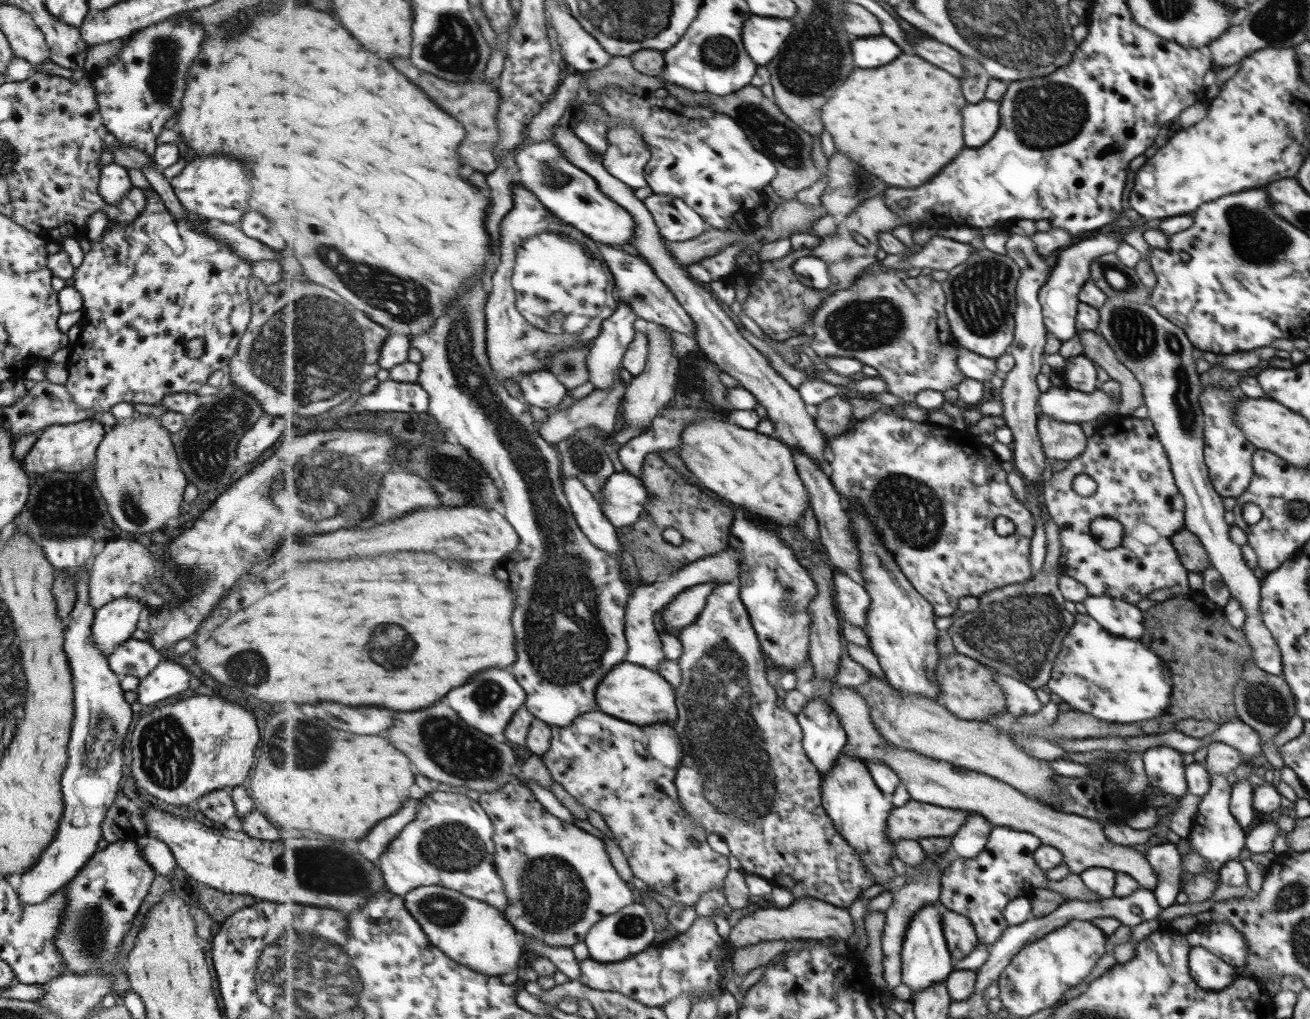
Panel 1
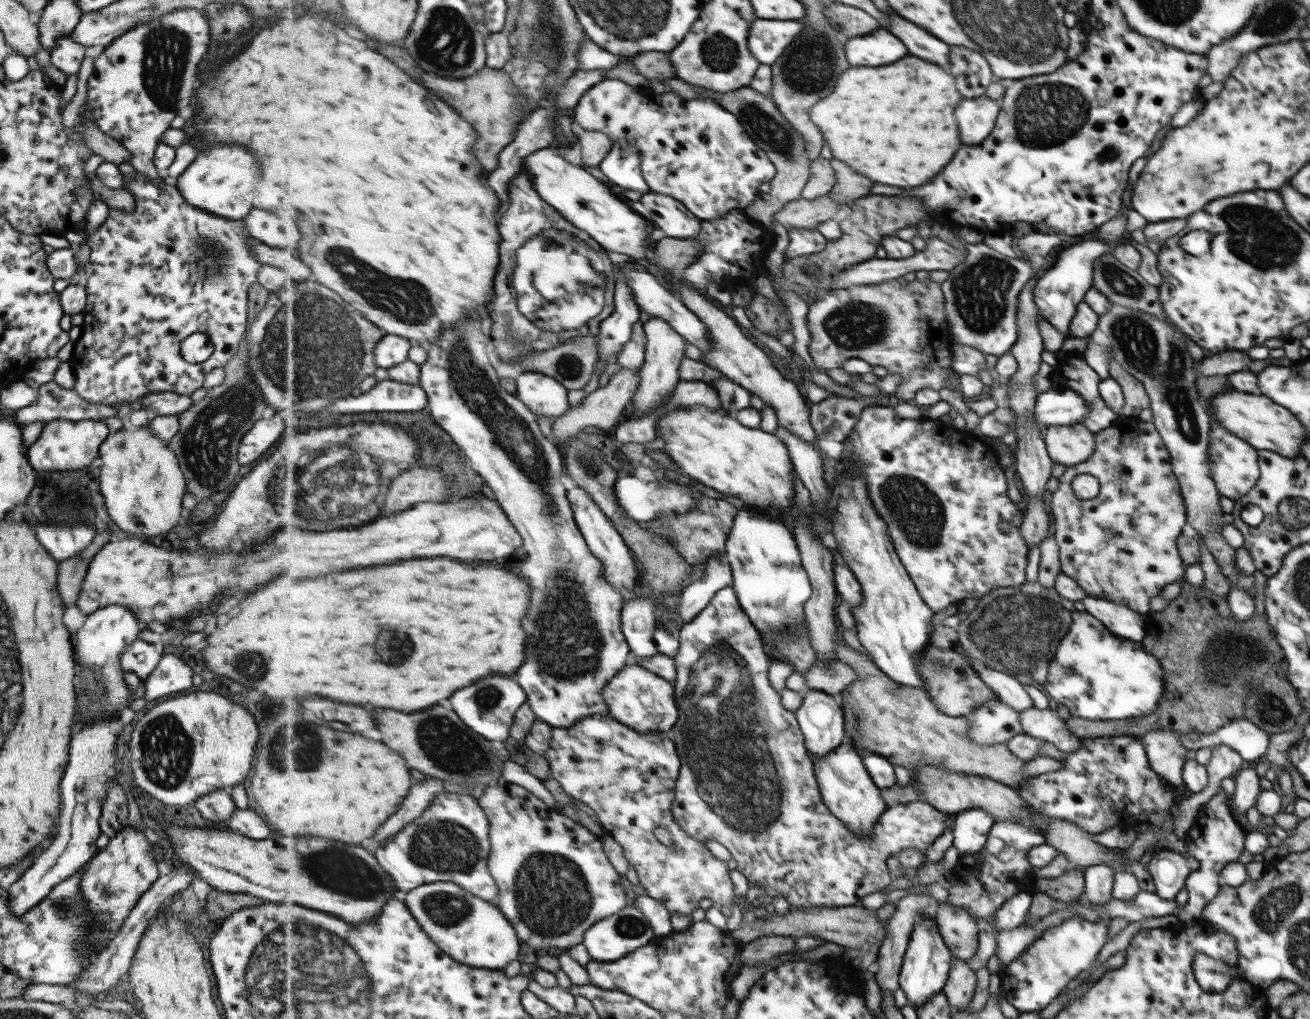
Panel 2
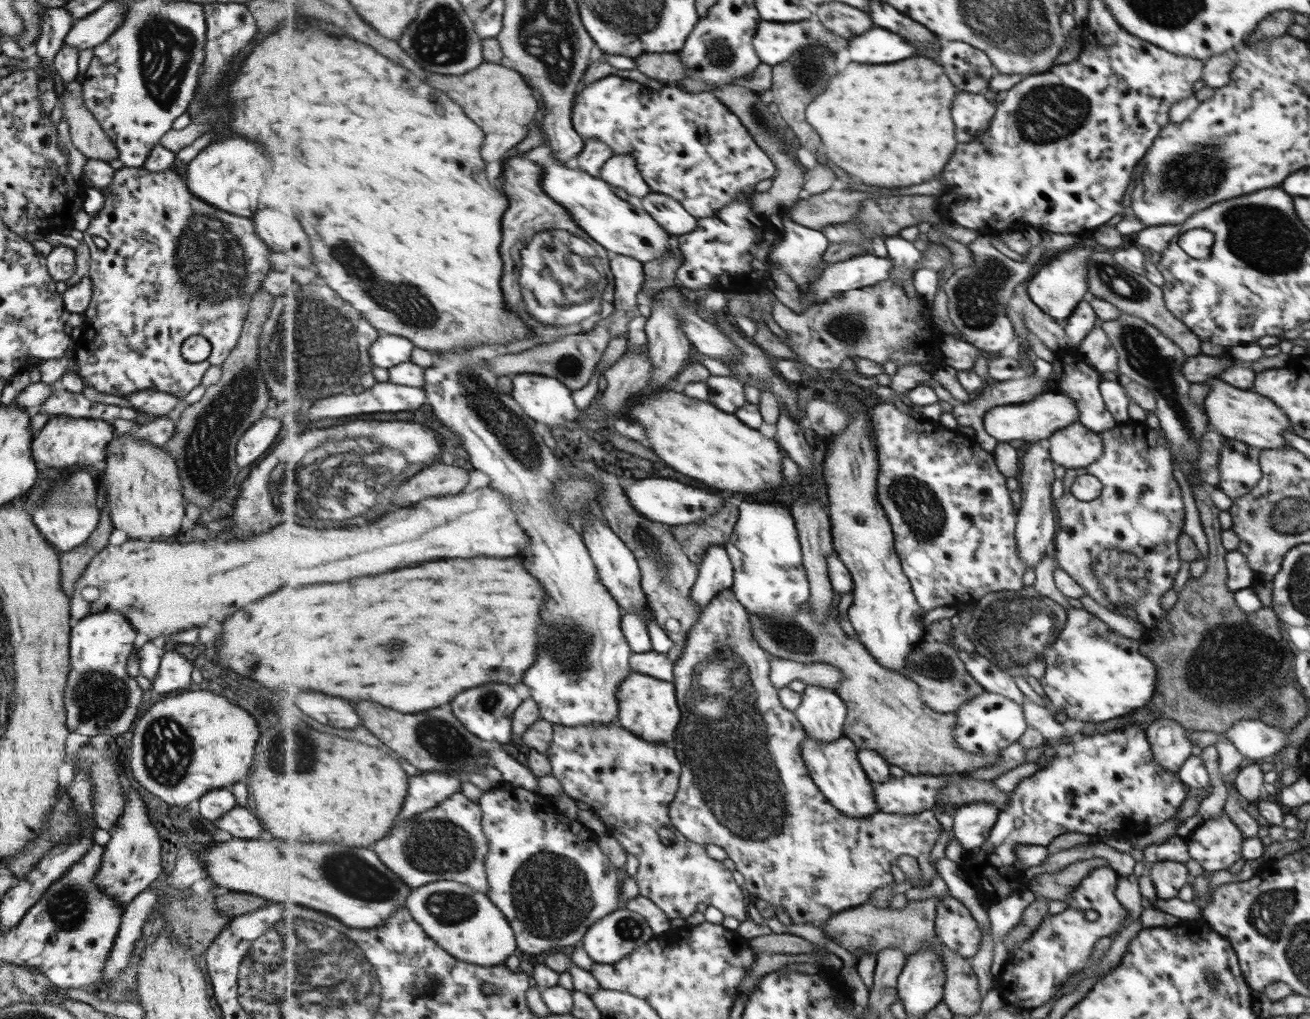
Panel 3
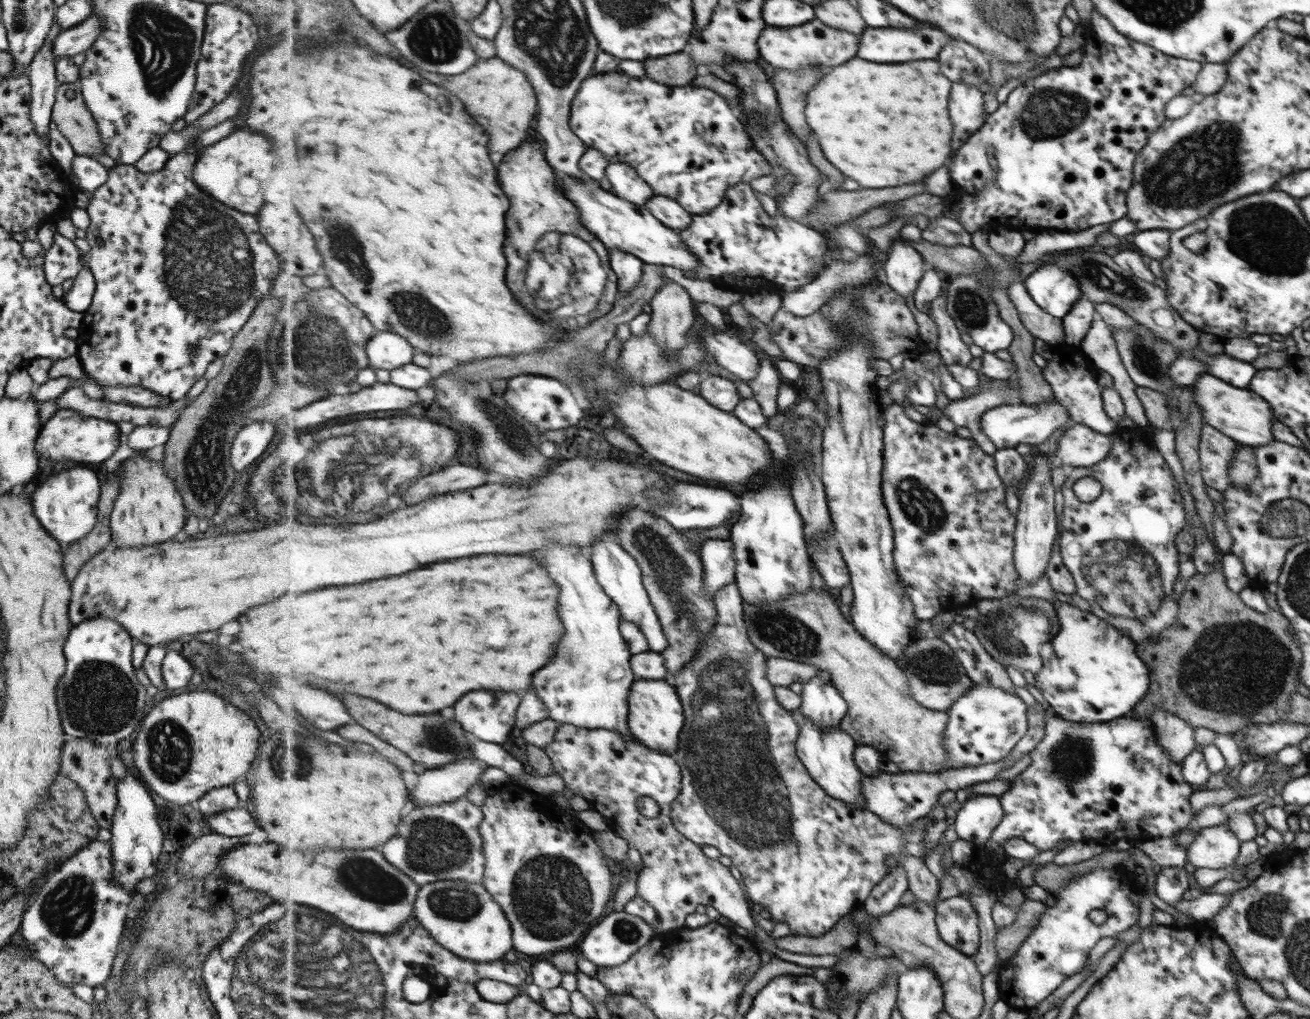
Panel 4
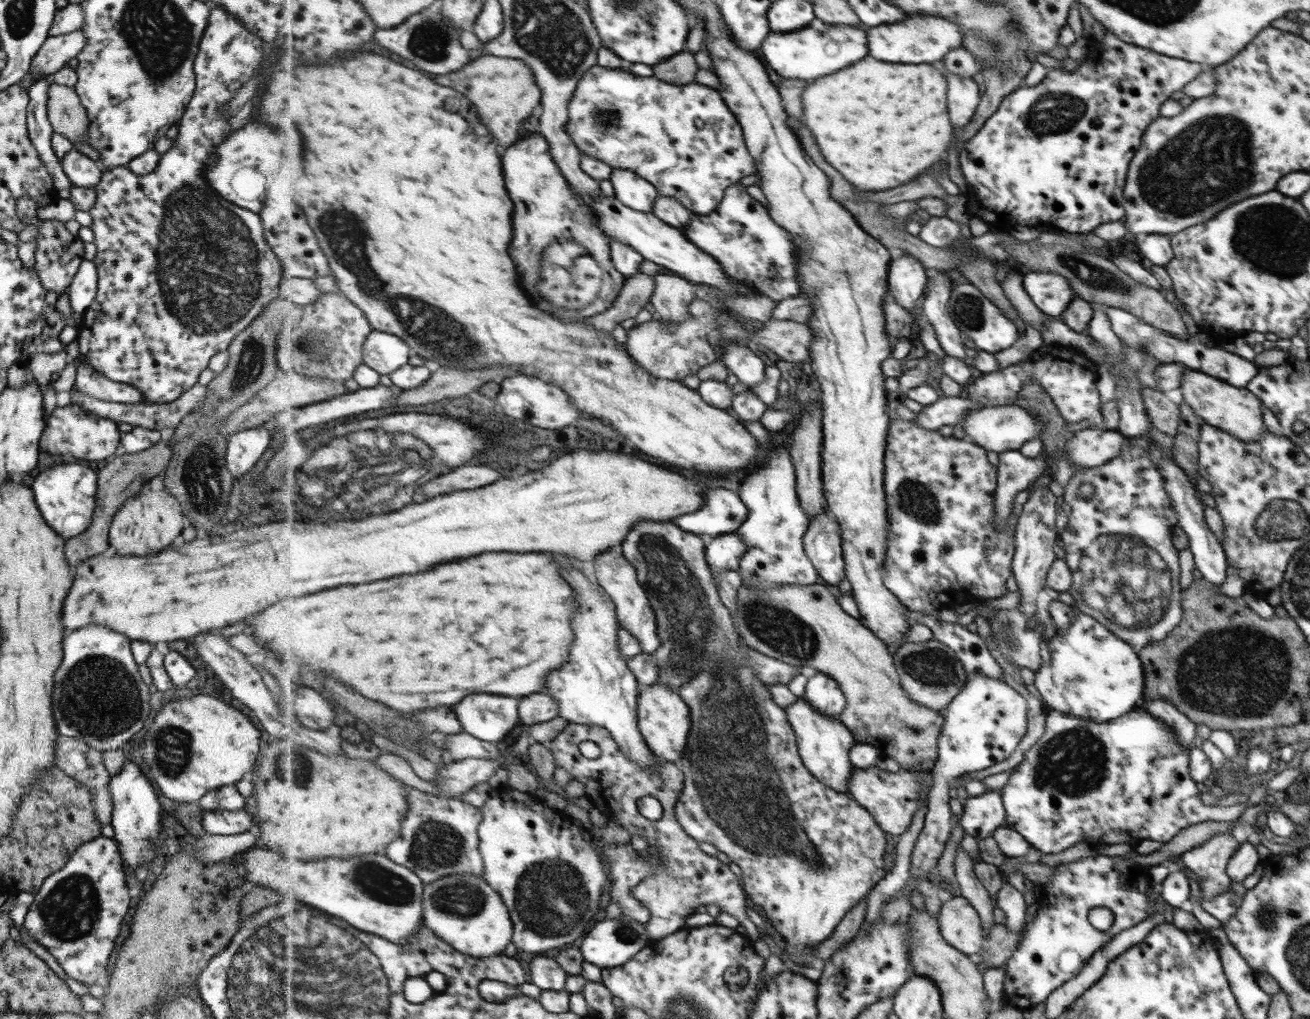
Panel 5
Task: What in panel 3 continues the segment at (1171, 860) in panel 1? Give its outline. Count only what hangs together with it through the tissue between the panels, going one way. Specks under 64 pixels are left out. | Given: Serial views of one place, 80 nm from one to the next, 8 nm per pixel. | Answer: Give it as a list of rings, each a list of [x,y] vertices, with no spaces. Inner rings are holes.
[[[1175,861],[1153,863],[1147,876],[1151,879],[1156,898],[1163,900],[1177,897],[1179,888],[1188,883],[1185,864]]]

